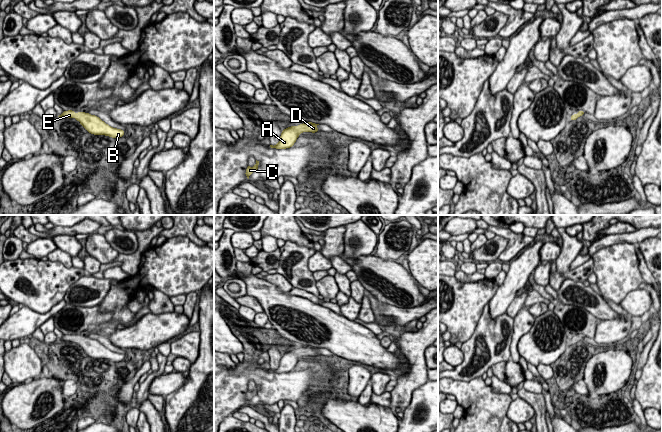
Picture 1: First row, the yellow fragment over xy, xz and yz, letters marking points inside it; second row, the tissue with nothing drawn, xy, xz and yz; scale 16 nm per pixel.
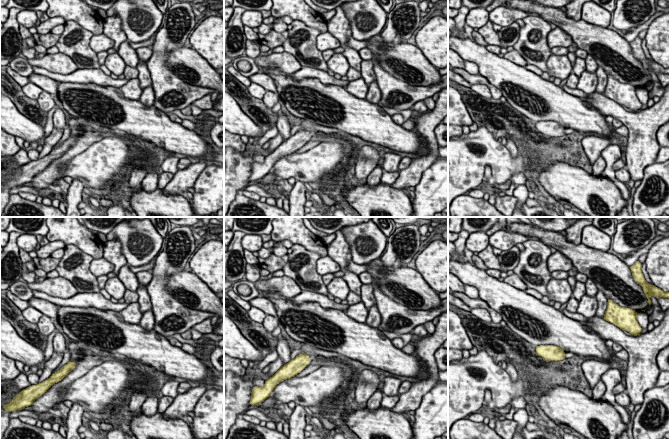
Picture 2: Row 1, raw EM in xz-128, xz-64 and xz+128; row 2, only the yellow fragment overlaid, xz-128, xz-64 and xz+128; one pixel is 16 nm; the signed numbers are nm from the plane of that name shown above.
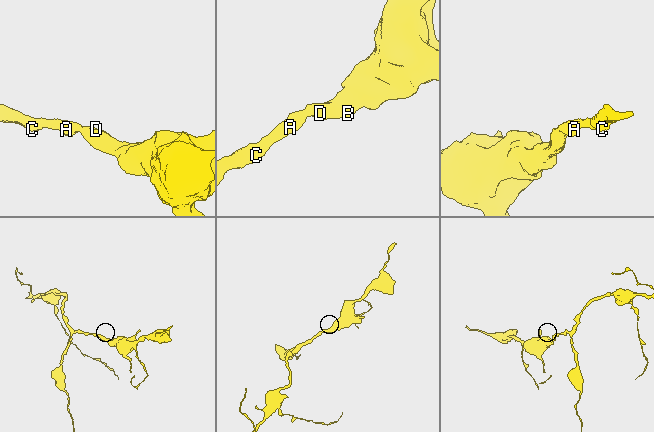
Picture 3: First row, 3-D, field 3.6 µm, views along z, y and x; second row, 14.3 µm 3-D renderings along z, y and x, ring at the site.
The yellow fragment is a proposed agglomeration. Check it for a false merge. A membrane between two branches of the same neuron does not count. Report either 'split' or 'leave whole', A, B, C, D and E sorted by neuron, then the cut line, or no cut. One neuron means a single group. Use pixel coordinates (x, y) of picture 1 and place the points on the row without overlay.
leave whole; groups A B C D E; cut none

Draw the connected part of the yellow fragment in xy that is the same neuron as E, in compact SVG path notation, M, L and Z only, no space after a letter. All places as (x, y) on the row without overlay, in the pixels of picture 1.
M73 334L63 335L58 341L75 342L80 348L91 358L105 359L112 362L120 362L124 360L125 355L109 350L102 345L98 340L91 339L85 336L75 337Z

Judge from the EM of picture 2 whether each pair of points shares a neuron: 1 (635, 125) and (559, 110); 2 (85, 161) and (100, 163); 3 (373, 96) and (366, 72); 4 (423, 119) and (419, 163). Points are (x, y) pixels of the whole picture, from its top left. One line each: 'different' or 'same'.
1: different
2: same
3: same
4: same

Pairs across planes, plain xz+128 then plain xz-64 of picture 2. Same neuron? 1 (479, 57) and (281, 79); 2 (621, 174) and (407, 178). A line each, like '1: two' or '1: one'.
1: one
2: two

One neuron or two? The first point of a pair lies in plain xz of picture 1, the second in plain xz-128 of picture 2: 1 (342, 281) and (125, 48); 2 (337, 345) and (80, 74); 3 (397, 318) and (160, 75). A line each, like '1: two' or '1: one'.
1: one
2: two
3: one

